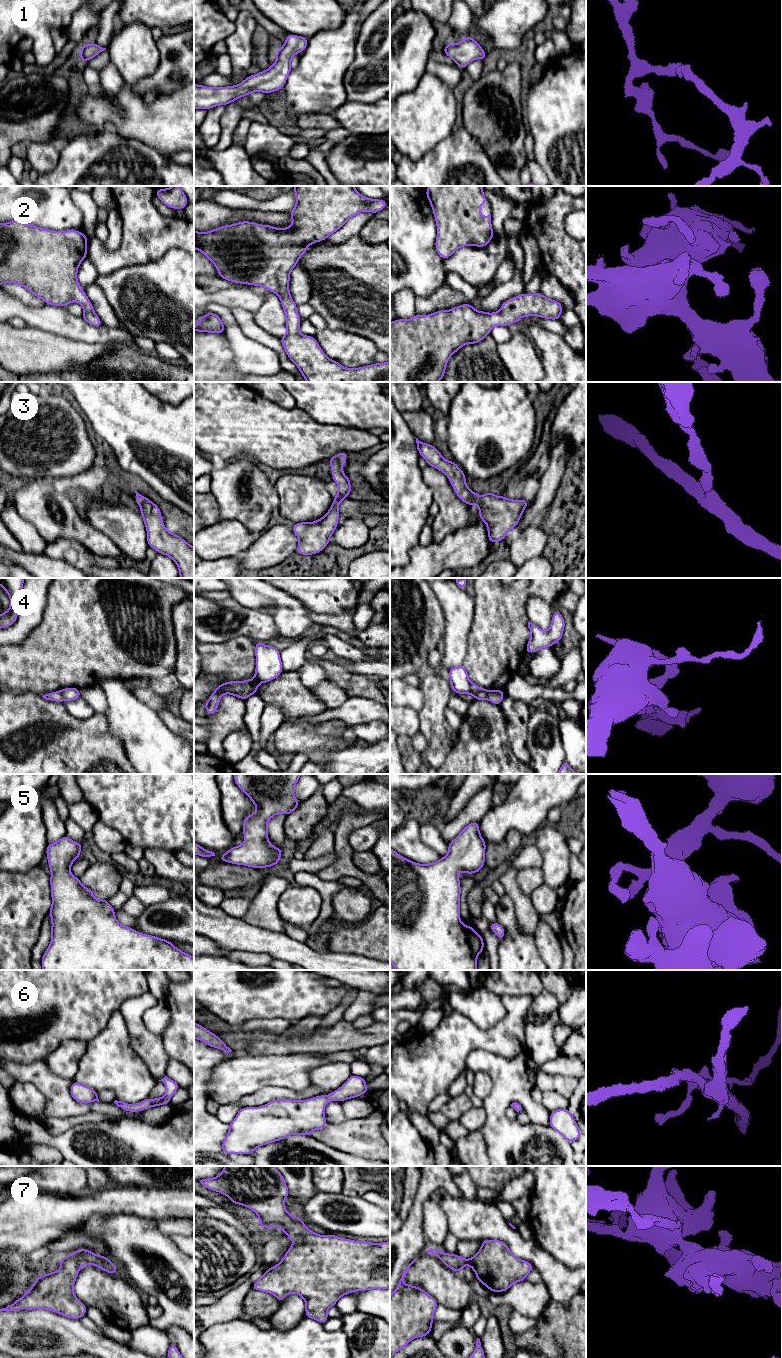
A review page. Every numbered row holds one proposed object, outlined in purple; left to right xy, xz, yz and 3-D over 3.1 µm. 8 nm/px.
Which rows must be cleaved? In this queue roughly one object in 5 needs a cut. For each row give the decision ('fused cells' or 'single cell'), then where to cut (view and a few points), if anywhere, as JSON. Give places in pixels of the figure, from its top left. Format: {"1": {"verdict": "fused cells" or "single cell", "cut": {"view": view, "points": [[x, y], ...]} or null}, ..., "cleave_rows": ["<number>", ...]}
{"1": {"verdict": "single cell", "cut": null}, "2": {"verdict": "single cell", "cut": null}, "3": {"verdict": "single cell", "cut": null}, "4": {"verdict": "fused cells", "cut": {"view": "xy", "points": [[60, 690], [63, 700]]}}, "5": {"verdict": "single cell", "cut": null}, "6": {"verdict": "single cell", "cut": null}, "7": {"verdict": "single cell", "cut": null}, "cleave_rows": ["4"]}

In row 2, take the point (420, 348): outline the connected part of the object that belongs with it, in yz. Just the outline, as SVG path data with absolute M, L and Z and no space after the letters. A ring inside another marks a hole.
M538 292L515 296L503 302L500 310L493 313L477 311L466 303L430 315L416 314L409 320L398 318L390 322L390 382L442 381L451 356L467 344L481 342L494 326L508 326L529 316L559 321L563 311L560 302Z

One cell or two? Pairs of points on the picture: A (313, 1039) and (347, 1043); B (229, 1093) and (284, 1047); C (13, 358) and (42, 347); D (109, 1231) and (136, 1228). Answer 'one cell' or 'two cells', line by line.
A: one cell
B: two cells
C: one cell
D: one cell

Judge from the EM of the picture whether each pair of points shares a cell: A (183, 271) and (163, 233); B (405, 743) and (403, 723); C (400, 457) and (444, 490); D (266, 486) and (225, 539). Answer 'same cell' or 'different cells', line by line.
A: different cells
B: different cells
C: different cells
D: same cell

